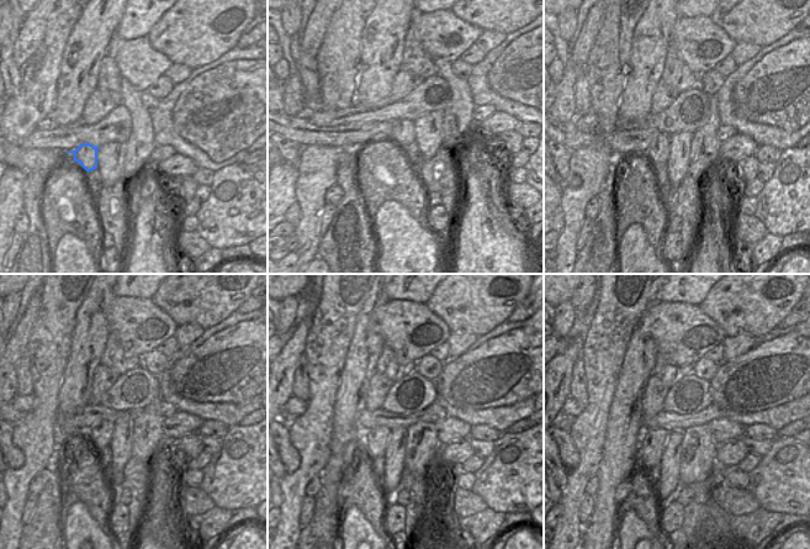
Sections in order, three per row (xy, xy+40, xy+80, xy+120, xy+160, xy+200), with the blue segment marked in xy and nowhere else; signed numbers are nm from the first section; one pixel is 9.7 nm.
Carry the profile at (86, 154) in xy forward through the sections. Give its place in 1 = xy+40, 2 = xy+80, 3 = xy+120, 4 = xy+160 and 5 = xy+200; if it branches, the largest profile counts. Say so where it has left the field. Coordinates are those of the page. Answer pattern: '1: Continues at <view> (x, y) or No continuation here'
1: Continues at xy+40 (368, 158)
2: Continues at xy+80 (658, 152)
3: Continues at xy+120 (98, 438)
4: Continues at xy+160 (375, 441)
5: Continues at xy+200 (652, 443)

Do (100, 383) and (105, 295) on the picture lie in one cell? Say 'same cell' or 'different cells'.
different cells

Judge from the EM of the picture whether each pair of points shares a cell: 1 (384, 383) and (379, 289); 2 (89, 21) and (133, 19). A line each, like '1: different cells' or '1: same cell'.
1: different cells
2: different cells

